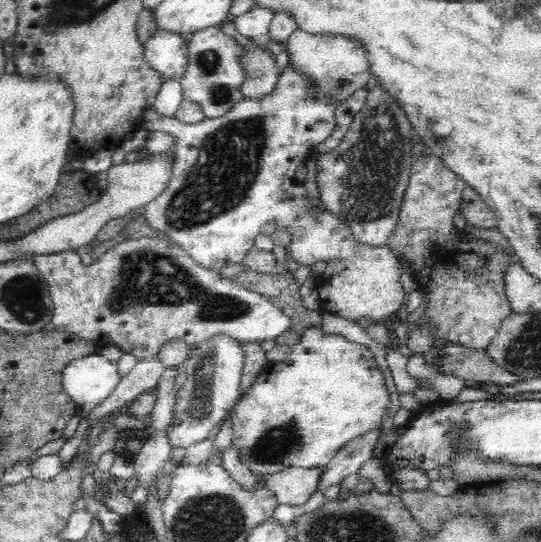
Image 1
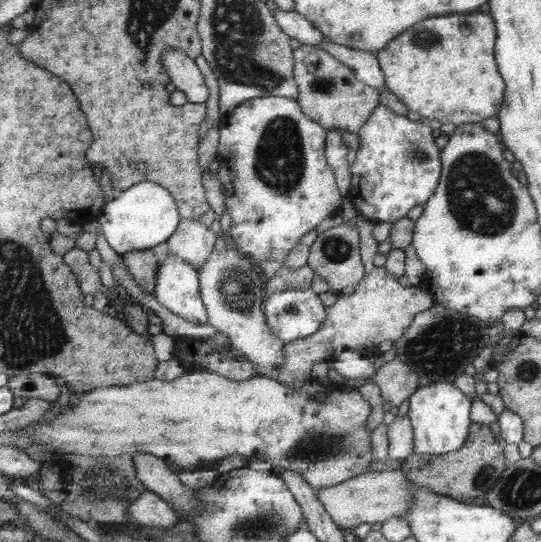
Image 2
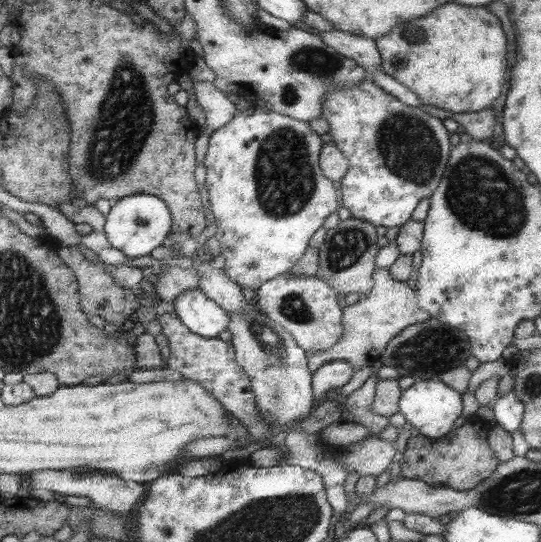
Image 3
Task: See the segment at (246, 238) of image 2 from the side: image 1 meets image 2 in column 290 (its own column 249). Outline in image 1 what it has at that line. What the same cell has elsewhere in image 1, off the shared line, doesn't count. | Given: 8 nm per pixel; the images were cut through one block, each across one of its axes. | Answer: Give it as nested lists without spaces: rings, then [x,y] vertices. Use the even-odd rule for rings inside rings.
[[[289,62],[270,95],[264,99],[244,98],[227,114],[217,118],[208,118],[198,124],[183,124],[175,117],[158,115],[153,106],[148,108],[143,115],[143,129],[172,135],[175,137],[175,150],[168,187],[145,206],[145,220],[153,229],[167,234],[196,264],[213,271],[244,262],[248,250],[255,246],[256,235],[261,233],[261,227],[266,222],[276,222],[290,232],[292,260],[302,267],[309,268],[318,260],[330,262],[334,258],[353,255],[358,242],[352,231],[324,207],[307,210],[305,188],[292,188],[298,166],[305,164],[306,156],[315,152],[315,146],[334,132],[334,111],[340,104],[339,100],[321,90],[312,78],[295,70]]]

